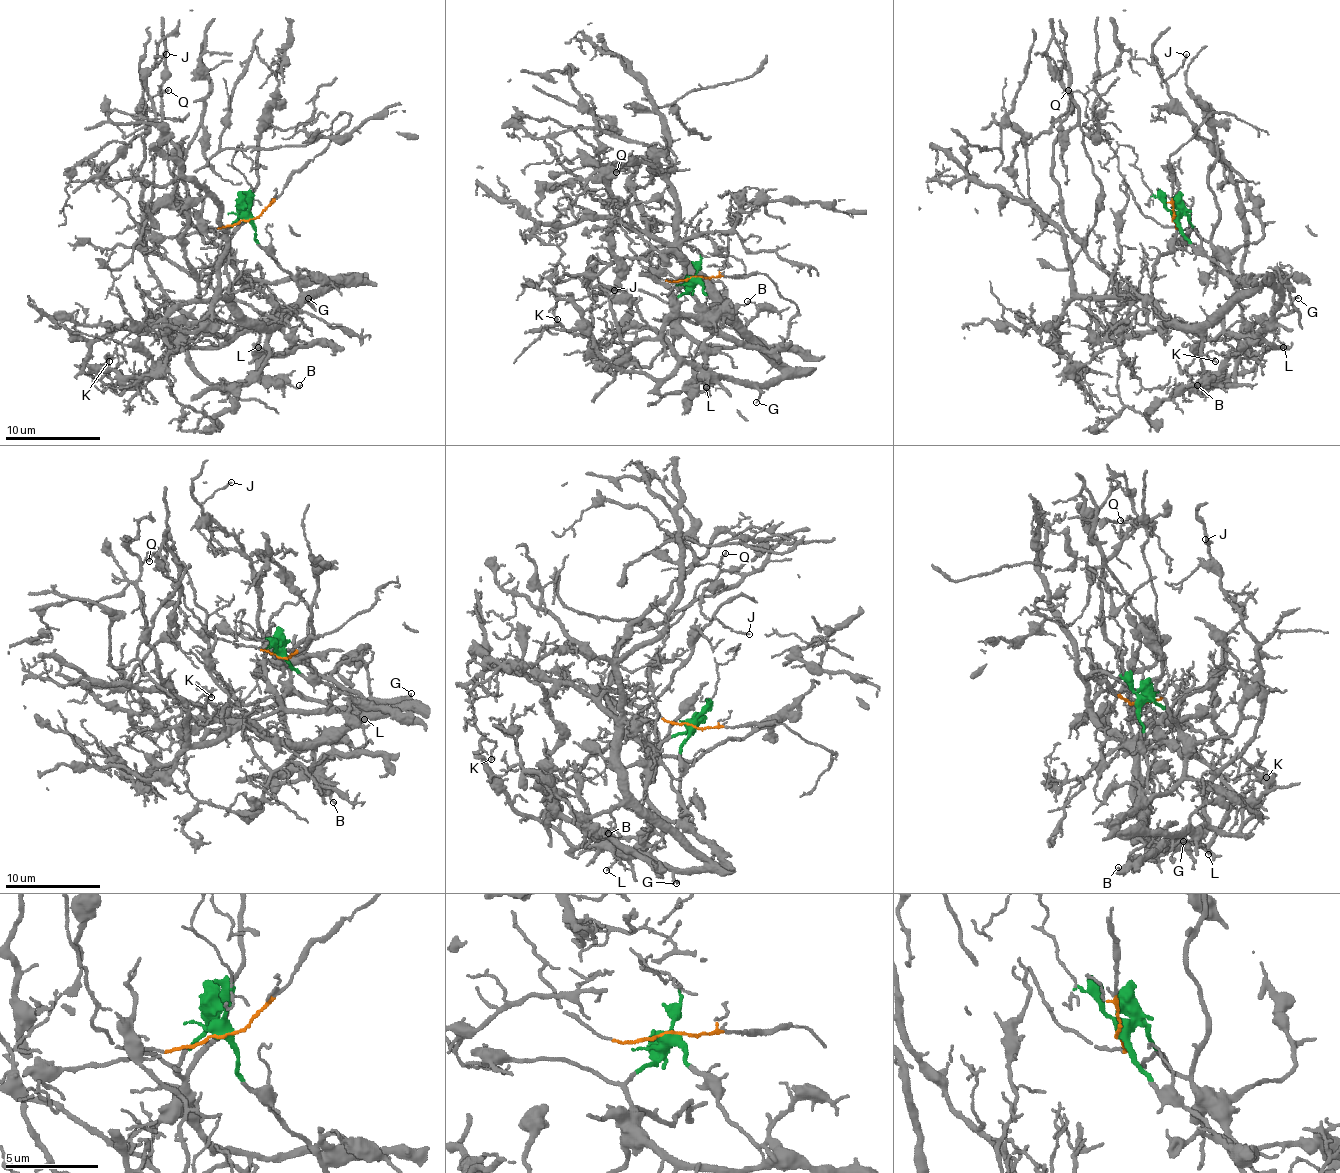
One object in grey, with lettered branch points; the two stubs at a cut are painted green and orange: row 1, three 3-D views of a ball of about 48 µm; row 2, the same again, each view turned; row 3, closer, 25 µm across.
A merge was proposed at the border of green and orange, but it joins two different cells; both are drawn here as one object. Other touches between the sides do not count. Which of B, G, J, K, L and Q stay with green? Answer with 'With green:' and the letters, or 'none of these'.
With green: B, G, J, K, L

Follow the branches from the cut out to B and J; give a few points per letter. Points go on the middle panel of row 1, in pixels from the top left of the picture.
B: (696, 276), (719, 315), (746, 341), (717, 310), (717, 305), (707, 307), (736, 310), (748, 300)
J: (696, 276), (674, 324), (710, 384), (722, 379), (653, 329), (593, 348), (591, 272), (614, 291)

